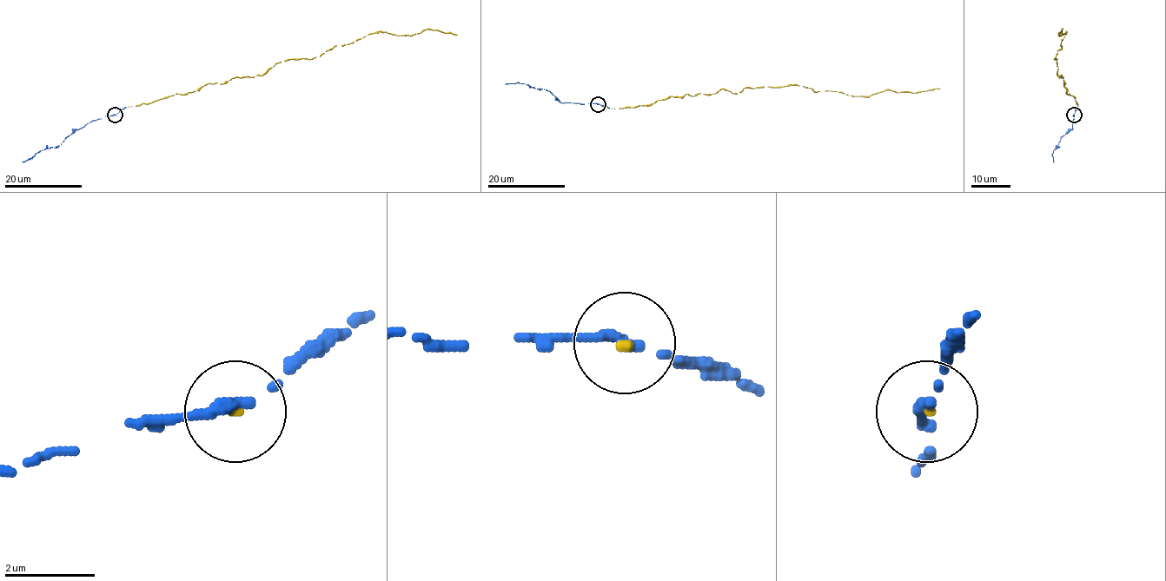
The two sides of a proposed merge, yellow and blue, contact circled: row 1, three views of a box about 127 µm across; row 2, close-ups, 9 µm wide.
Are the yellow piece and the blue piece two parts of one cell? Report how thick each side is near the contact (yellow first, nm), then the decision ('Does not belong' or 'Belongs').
Thickness 130 nm (yellow) against 240 nm. Belongs

